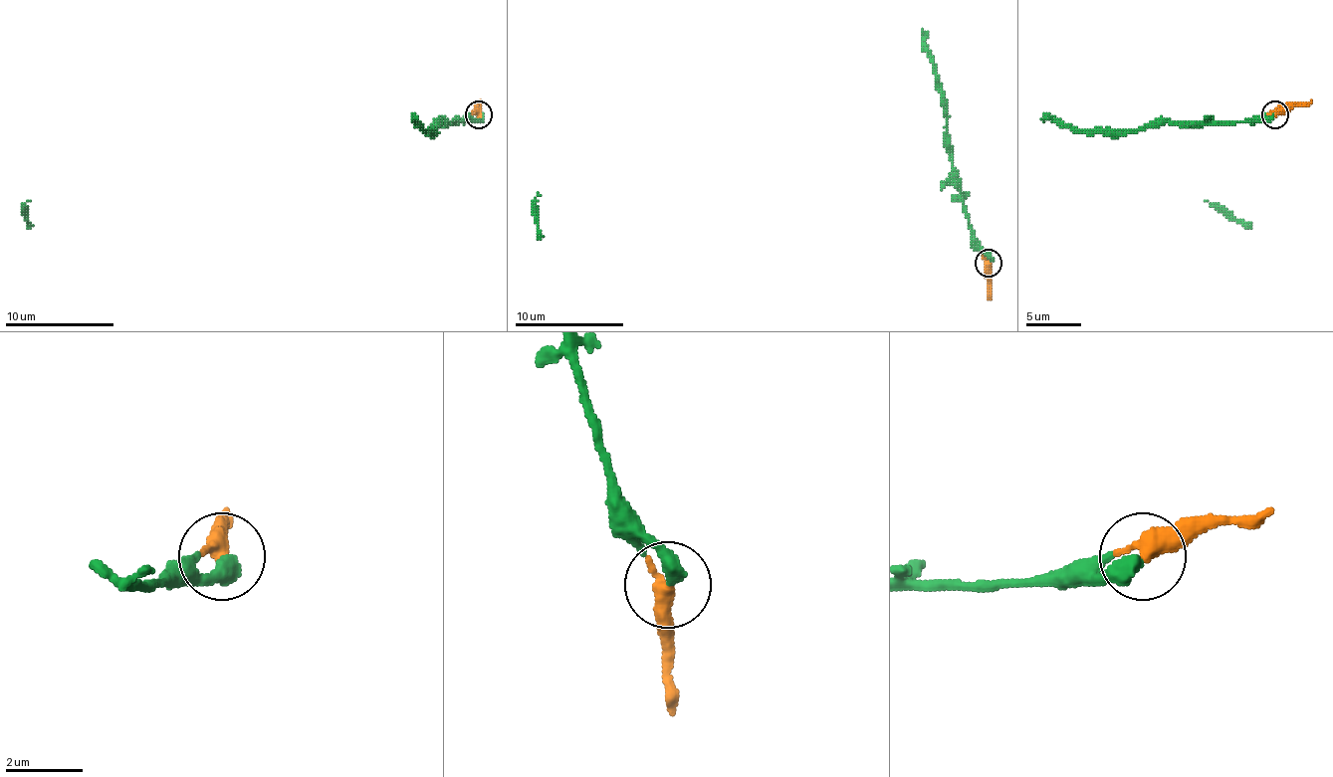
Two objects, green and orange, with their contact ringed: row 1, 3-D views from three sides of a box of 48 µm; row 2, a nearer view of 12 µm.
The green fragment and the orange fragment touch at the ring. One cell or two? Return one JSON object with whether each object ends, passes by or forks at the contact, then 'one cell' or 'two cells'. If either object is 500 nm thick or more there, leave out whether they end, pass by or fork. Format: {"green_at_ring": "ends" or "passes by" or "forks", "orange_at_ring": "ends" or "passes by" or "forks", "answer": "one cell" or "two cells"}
{"answer": "one cell"}

